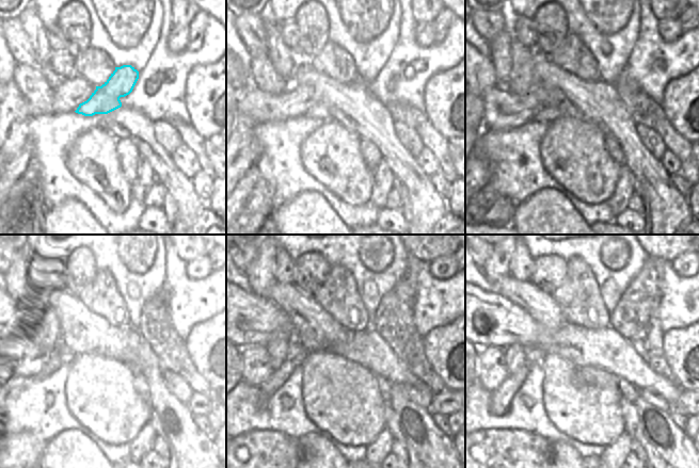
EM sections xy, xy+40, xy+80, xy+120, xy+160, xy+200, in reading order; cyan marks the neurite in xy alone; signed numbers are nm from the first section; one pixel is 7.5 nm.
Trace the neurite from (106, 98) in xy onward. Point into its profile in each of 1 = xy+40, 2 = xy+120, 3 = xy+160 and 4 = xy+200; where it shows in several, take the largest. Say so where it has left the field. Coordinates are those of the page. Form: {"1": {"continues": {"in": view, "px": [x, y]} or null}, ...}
{"1": {"continues": {"in": "xy+40", "px": [320, 110]}}, "2": {"continues": {"in": "xy+120", "px": [61, 354]}}, "3": {"continues": {"in": "xy+160", "px": [297, 353]}}, "4": {"continues": {"in": "xy+200", "px": [501, 399]}}}

